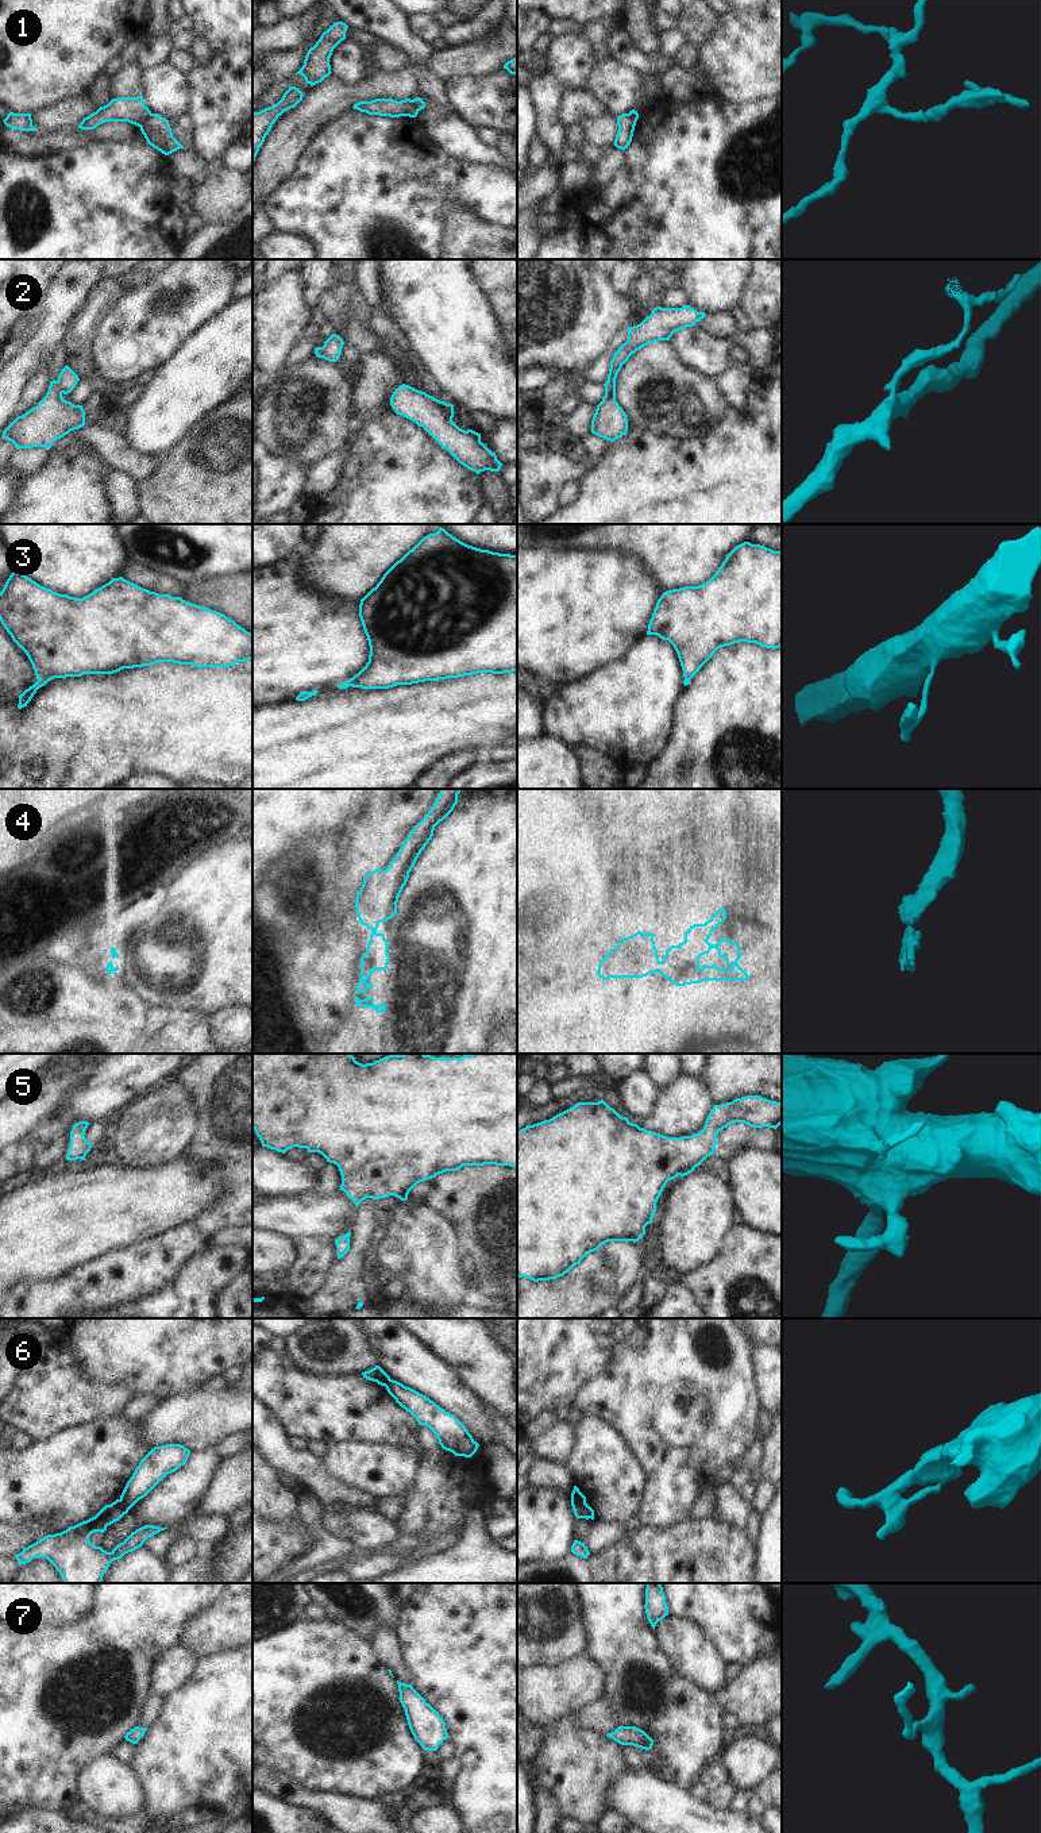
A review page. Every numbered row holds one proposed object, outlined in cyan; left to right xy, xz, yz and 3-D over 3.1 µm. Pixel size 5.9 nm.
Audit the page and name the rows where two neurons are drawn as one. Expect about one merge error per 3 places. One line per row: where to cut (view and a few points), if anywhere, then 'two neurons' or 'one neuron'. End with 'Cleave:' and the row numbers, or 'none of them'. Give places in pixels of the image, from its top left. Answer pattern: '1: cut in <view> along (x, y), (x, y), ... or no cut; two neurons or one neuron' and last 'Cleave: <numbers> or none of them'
1: cut in xy along (151, 114), (141, 127); two neurons
2: cut in xy along (57, 381), (62, 392); two neurons
3: no cut; one neuron
4: no cut; one neuron
5: no cut; one neuron
6: cut in xy along (119, 1500), (128, 1509); two neurons
7: no cut; one neuron
Cleave: 1, 2, 6

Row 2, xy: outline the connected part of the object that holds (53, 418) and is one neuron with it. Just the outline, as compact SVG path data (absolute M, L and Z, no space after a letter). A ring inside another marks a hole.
M50 381L46 396L36 407L18 416L4 431L3 439L19 448L46 447L85 425L82 405L74 405L62 397L58 381Z

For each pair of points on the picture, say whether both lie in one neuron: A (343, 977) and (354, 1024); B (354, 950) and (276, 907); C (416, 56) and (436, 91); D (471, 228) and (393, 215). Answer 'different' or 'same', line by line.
A: different
B: different
C: same
D: different

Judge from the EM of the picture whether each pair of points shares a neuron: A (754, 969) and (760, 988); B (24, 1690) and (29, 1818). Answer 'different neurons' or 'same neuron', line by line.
A: different neurons
B: different neurons

